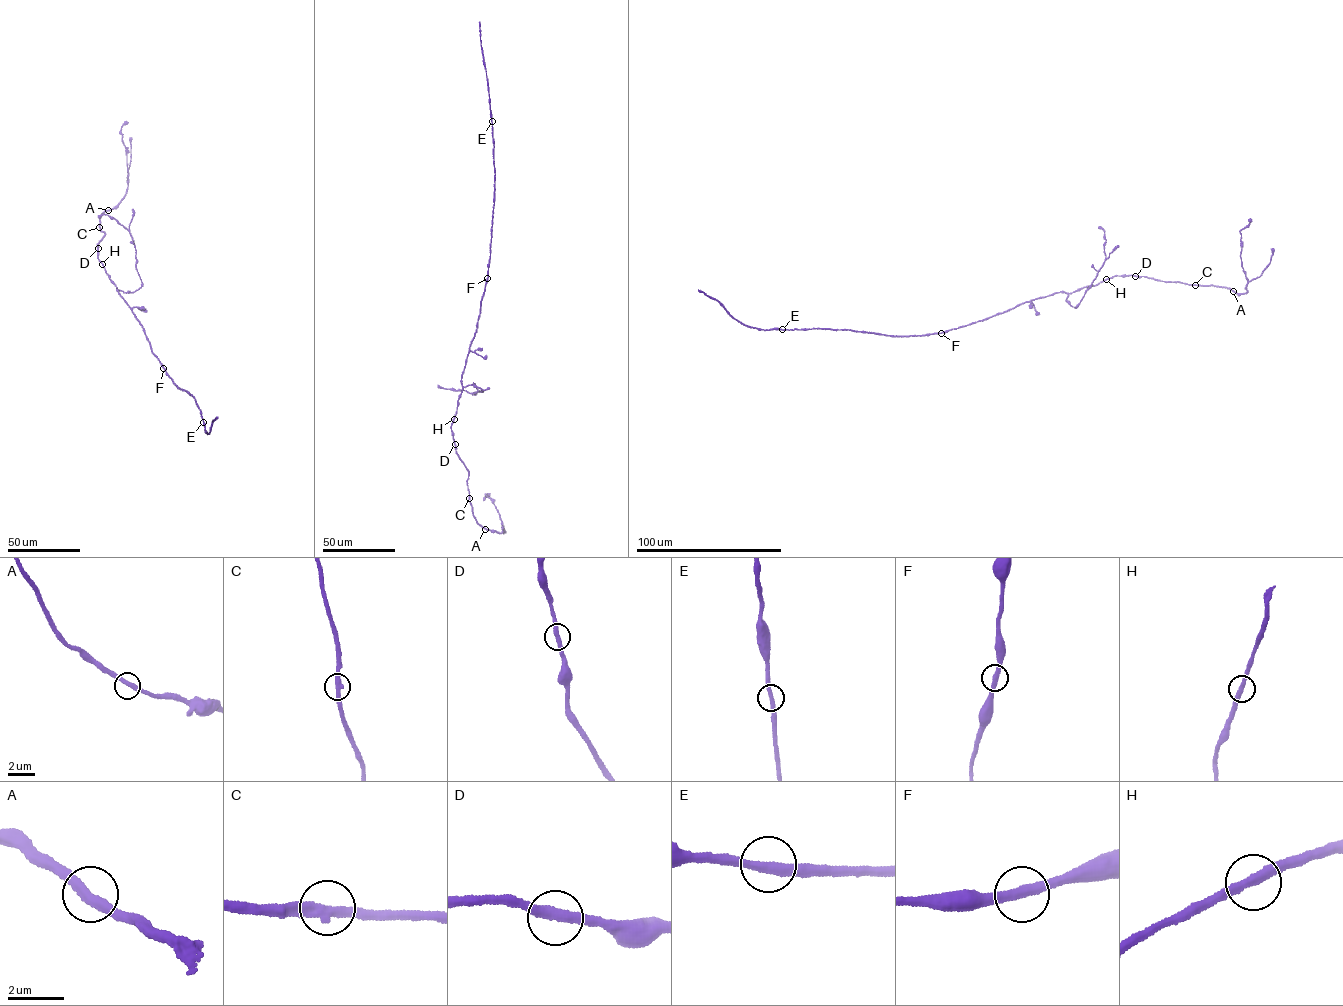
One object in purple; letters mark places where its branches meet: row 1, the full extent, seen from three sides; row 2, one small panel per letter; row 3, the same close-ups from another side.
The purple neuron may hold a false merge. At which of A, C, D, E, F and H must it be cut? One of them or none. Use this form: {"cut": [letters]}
{"cut": []}

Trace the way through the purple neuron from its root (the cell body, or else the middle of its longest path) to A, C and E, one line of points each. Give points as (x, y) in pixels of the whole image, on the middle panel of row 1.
A: (472, 340), (451, 430), (456, 452), (468, 473), (472, 513), (485, 529)
C: (472, 340), (461, 376), (462, 391), (451, 426), (456, 452), (468, 473), (469, 498)
E: (472, 340), (480, 314), (490, 253), (495, 176), (492, 121)

